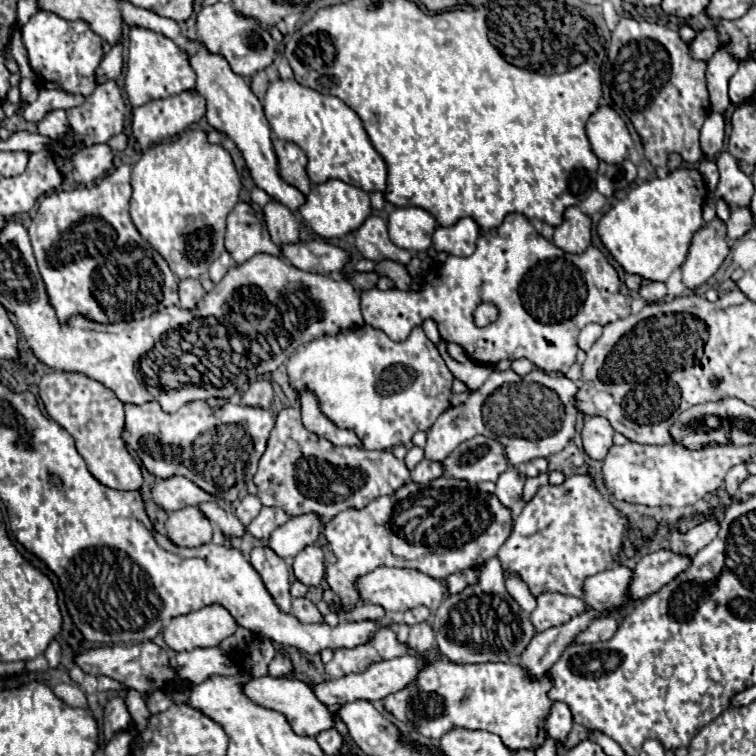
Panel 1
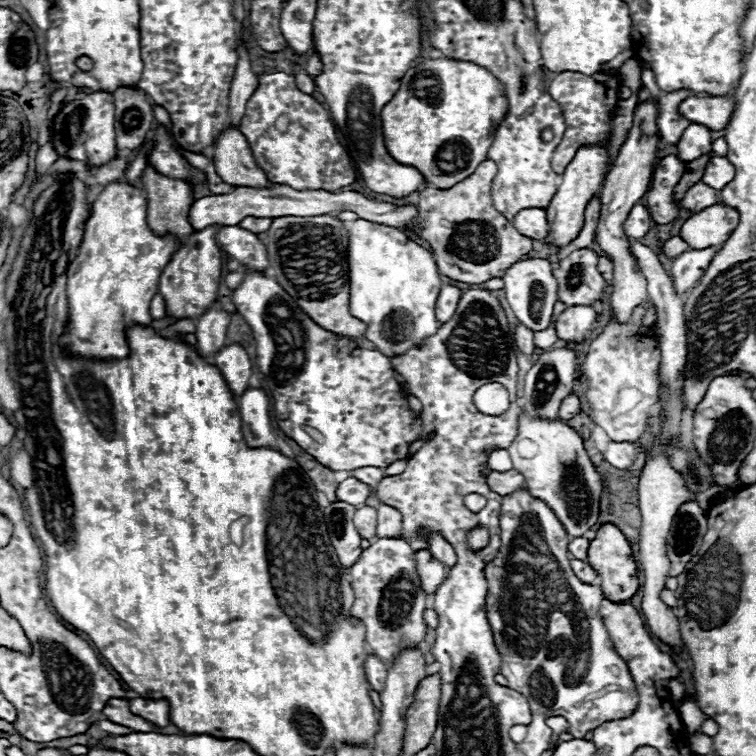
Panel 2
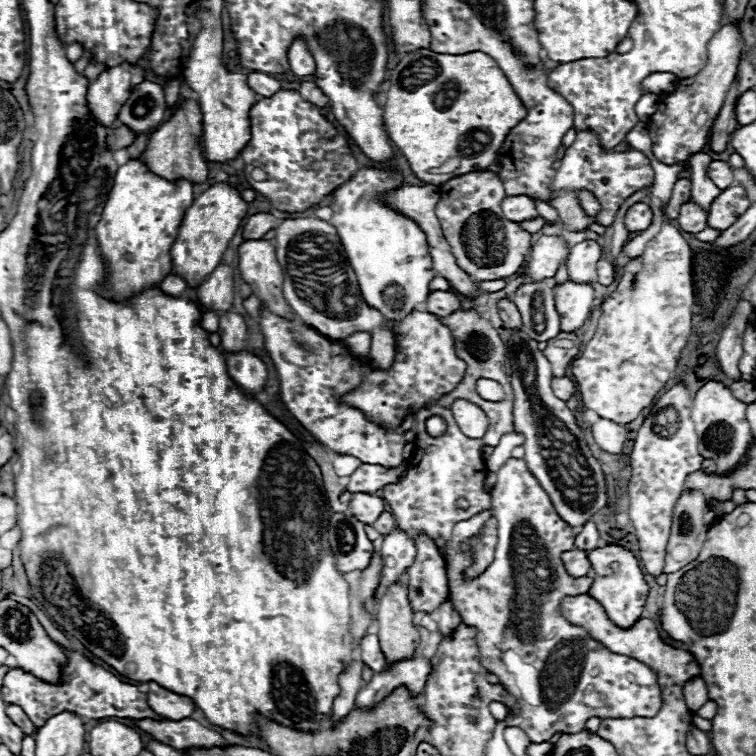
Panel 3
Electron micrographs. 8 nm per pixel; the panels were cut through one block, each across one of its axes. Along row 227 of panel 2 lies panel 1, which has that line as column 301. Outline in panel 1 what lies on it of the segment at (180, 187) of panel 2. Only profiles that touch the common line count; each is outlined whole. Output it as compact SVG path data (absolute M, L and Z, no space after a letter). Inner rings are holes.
M274 138L272 144L274 144L276 156L278 156L280 176L288 184L296 186L302 194L308 194L310 192L310 180L308 180L308 174L306 174L308 158L302 152L302 148L296 146L296 144L292 144L292 142L280 140L280 138Z

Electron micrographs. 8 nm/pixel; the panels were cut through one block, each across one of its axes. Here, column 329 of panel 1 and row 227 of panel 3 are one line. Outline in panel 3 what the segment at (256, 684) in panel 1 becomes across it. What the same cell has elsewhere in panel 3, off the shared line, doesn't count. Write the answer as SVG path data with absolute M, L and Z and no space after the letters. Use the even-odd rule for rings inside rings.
M730 186L722 190L722 194L712 202L706 218L708 226L724 232L748 210L748 206L750 200L746 198L746 190L742 186Z

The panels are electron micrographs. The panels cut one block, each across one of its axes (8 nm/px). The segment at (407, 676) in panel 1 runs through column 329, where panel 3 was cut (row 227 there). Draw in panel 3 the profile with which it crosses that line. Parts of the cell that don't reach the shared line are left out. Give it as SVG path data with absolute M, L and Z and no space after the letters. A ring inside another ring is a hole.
M688 200L688 202L684 202L680 206L678 224L680 224L680 228L684 232L696 234L696 232L700 232L700 230L706 228L706 212L698 204L694 204L692 200Z

